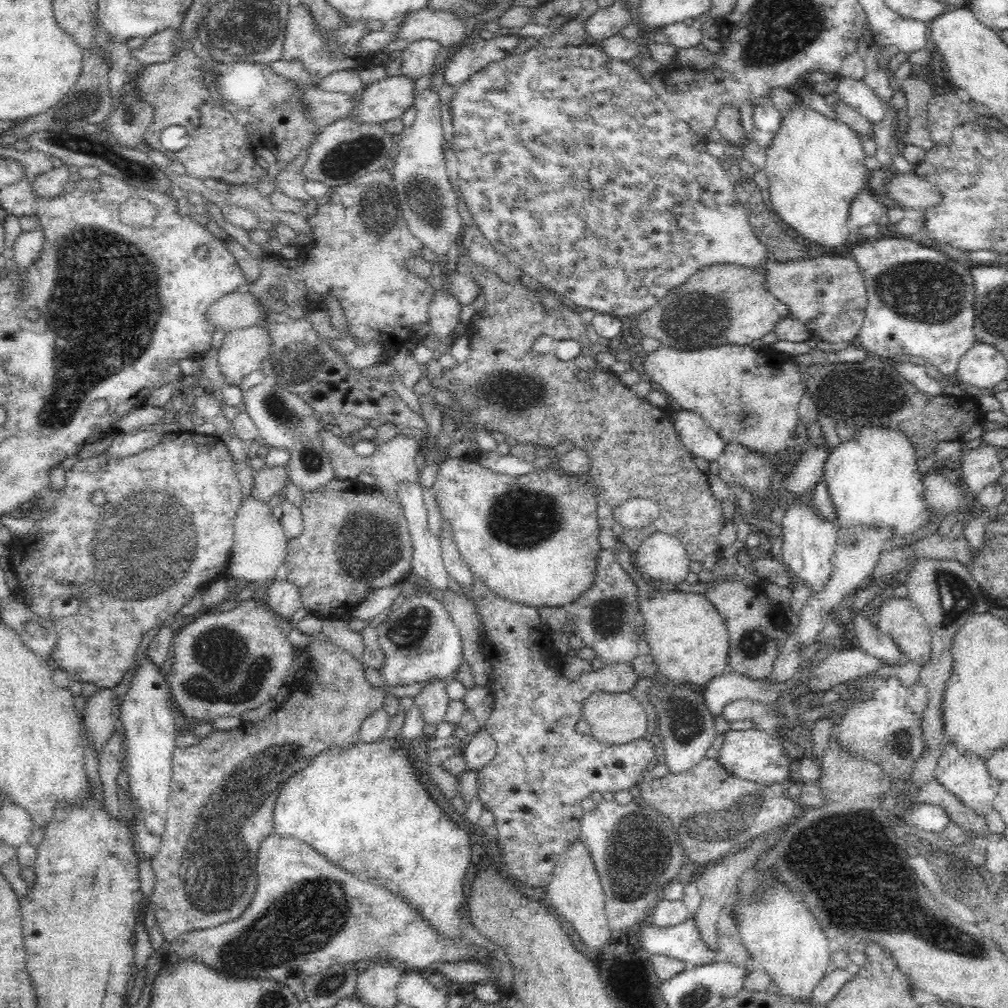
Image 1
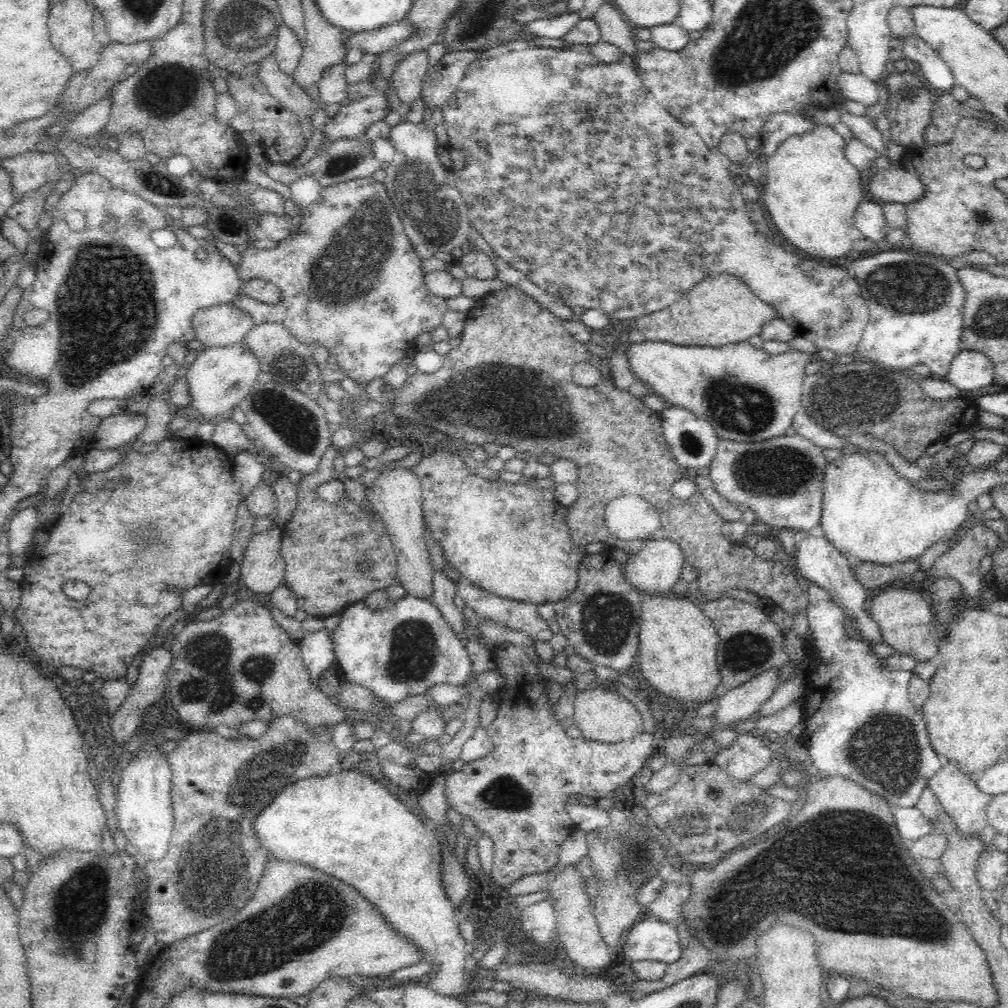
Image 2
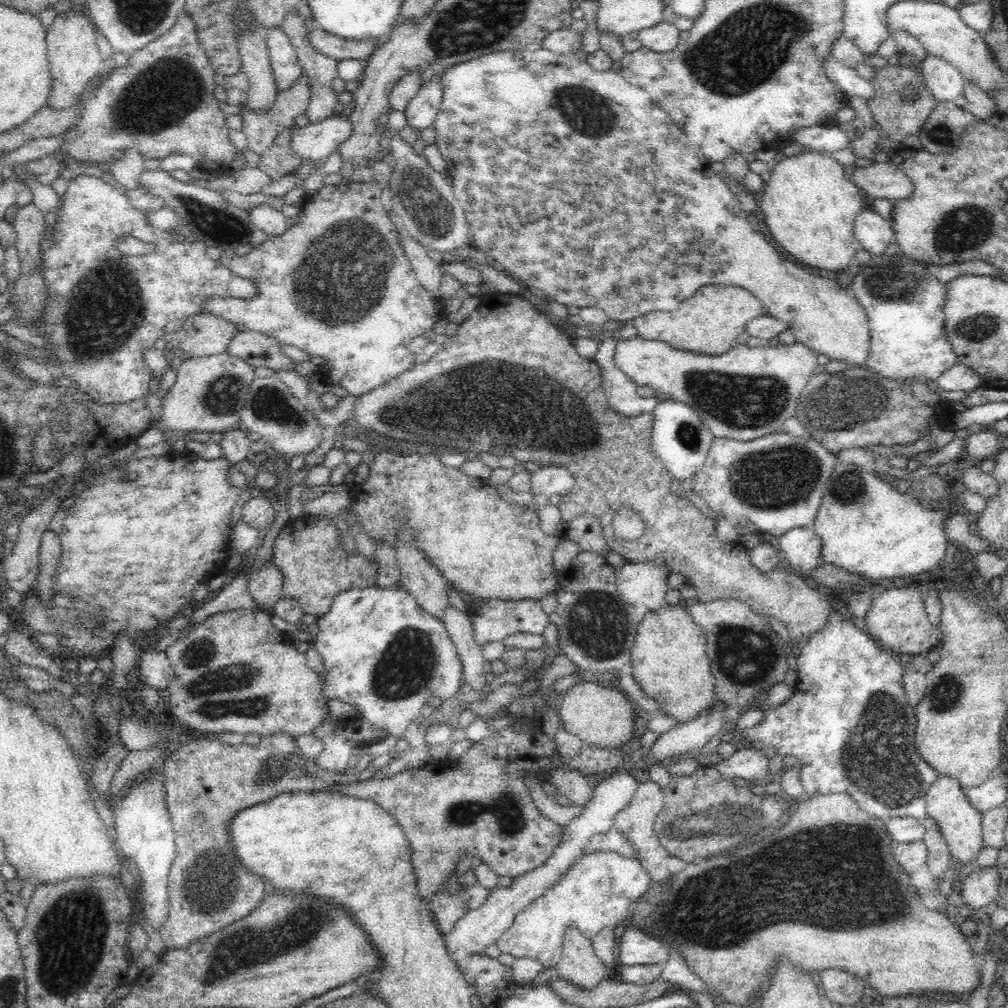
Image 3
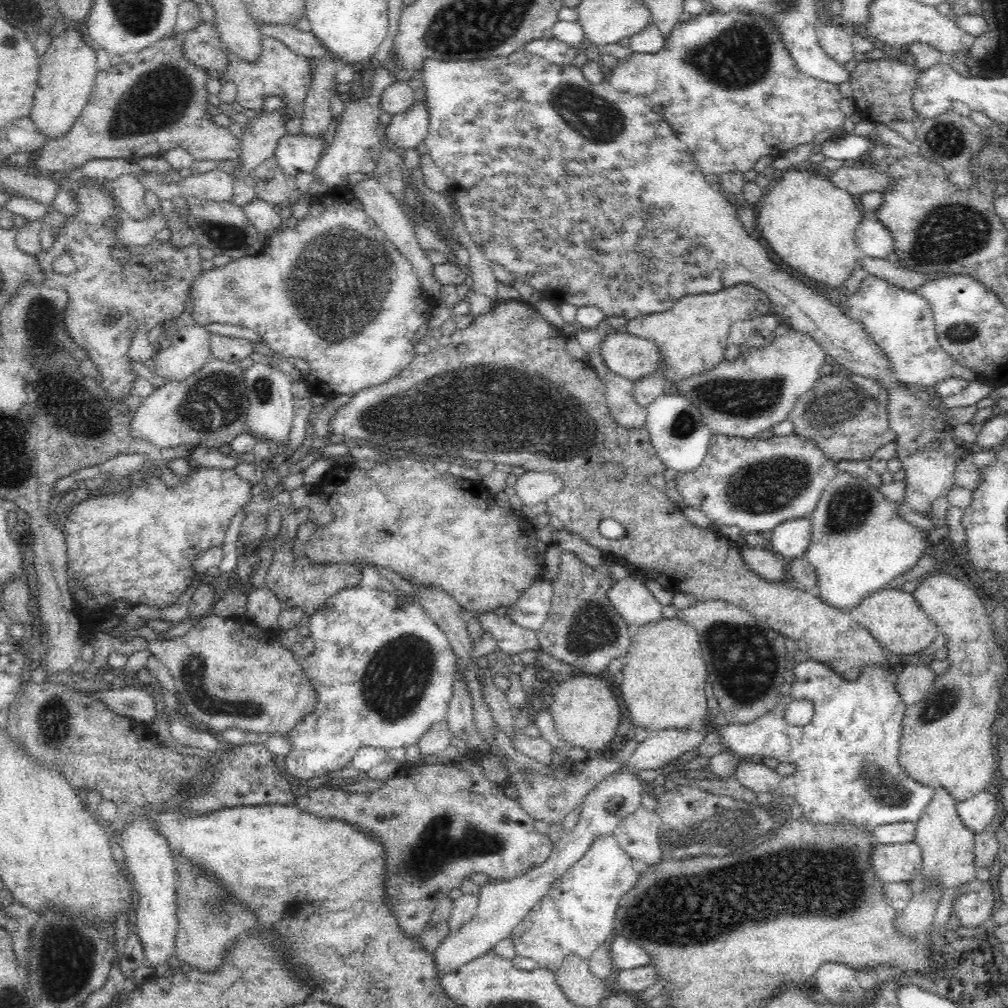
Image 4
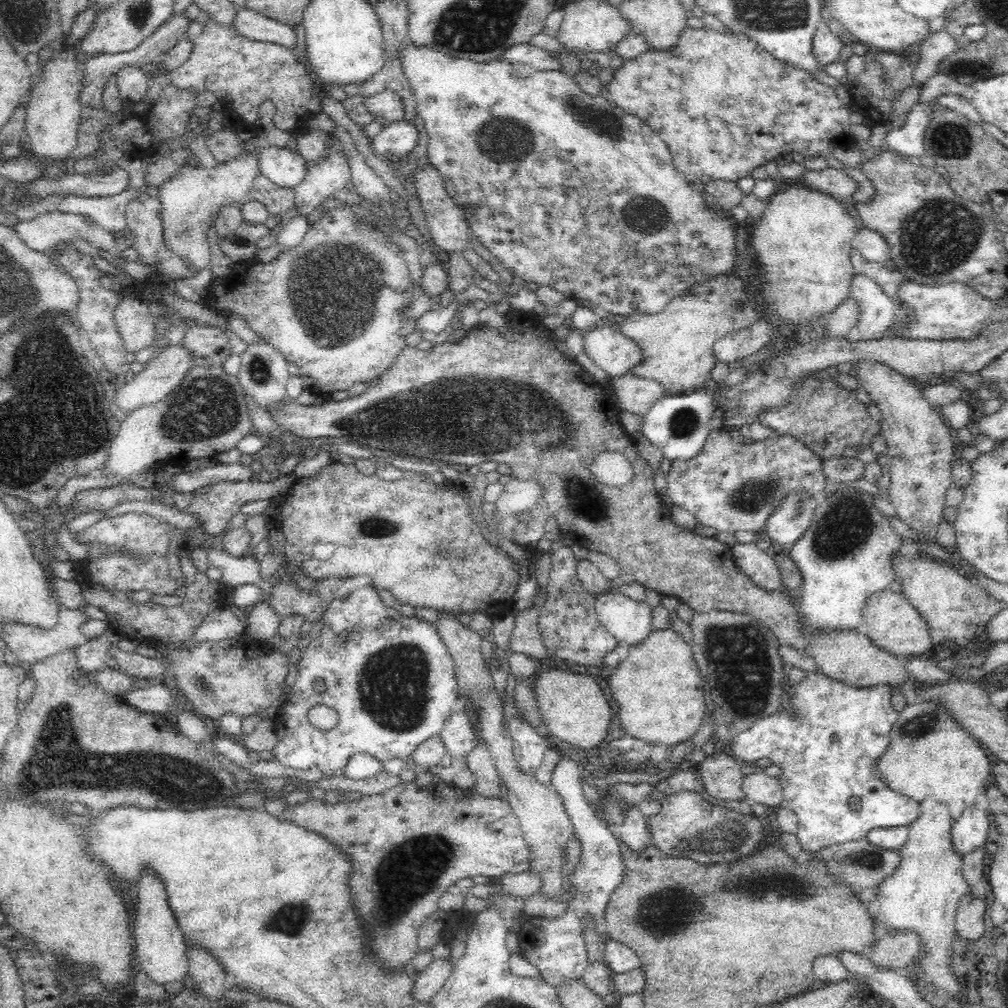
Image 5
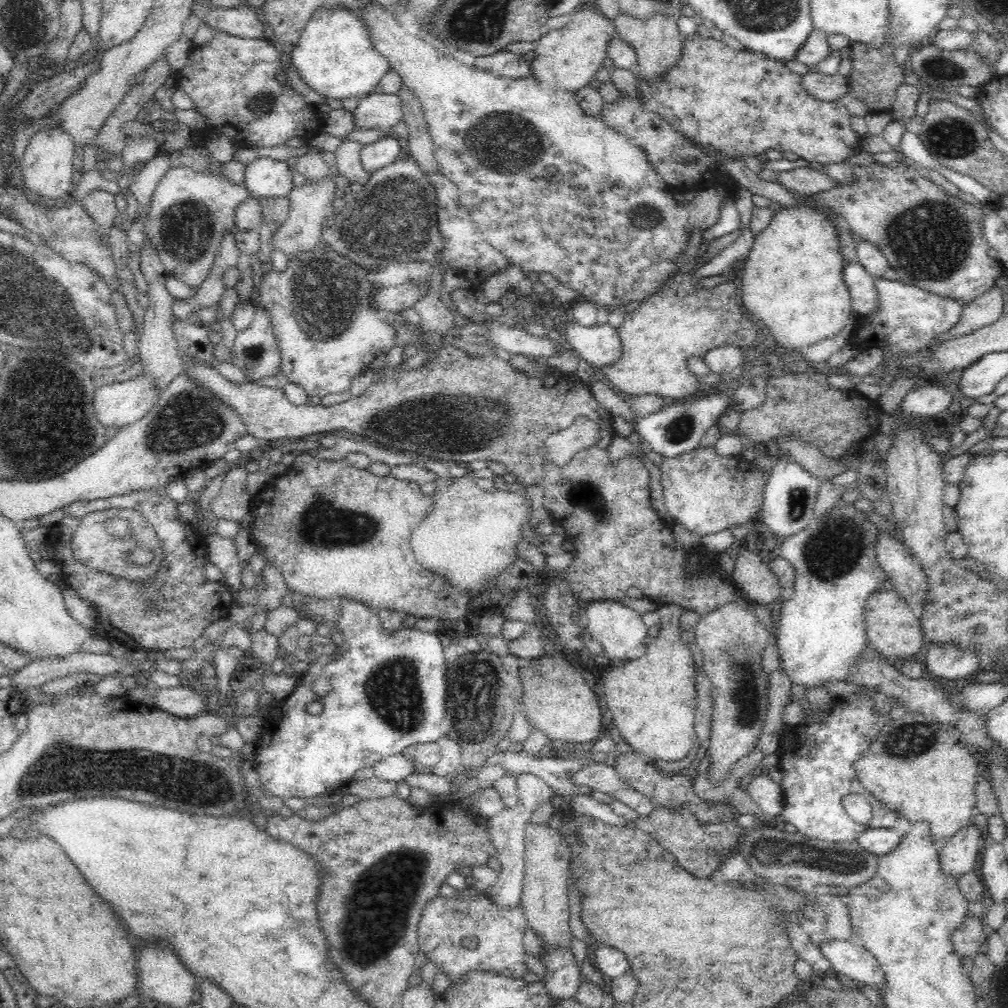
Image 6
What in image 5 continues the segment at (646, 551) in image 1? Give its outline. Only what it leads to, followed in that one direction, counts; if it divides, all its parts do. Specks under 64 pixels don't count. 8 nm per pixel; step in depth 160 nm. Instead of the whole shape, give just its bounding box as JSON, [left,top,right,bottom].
[595,591,653,646]

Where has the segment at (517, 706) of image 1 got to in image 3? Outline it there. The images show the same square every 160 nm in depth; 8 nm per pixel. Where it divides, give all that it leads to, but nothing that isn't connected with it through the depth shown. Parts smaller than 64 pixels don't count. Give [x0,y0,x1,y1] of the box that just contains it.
[322,720,626,904]

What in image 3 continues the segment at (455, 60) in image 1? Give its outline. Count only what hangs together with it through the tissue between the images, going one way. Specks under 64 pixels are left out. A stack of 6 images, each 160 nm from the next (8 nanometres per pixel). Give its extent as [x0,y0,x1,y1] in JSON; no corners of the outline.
[403,75,442,130]

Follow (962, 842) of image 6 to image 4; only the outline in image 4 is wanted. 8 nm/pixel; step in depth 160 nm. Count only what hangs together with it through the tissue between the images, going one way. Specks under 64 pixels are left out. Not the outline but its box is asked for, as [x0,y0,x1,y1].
[957,790,1002,834]

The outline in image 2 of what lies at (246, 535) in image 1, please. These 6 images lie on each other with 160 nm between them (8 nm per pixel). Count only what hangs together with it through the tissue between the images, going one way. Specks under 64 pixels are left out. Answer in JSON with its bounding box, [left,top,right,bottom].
[239,525,285,594]

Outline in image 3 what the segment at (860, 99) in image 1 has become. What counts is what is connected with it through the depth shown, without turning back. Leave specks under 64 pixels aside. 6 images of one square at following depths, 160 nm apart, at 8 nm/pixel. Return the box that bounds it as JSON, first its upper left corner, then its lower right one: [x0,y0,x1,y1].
[821,56,874,99]

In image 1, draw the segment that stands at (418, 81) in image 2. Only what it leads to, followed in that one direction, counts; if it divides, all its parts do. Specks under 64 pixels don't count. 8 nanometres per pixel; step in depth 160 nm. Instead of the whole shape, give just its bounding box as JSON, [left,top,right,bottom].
[397,39,441,81]

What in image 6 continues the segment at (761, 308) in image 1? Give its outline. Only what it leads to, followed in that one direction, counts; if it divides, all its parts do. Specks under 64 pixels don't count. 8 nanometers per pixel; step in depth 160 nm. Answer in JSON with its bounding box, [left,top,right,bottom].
[596,270,758,401]

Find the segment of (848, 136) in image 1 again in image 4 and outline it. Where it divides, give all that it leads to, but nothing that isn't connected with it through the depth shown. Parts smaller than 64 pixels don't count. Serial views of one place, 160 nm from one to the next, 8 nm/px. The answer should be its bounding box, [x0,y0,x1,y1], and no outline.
[758,168,865,289]

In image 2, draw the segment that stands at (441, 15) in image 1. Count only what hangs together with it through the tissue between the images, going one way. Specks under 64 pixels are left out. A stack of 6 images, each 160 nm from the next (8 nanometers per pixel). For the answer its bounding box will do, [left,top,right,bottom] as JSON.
[345,19,412,55]

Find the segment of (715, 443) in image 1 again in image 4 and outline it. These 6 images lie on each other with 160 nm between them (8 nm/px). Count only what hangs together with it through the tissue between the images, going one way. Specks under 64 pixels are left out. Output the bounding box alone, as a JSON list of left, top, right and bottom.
[645,393,712,473]

